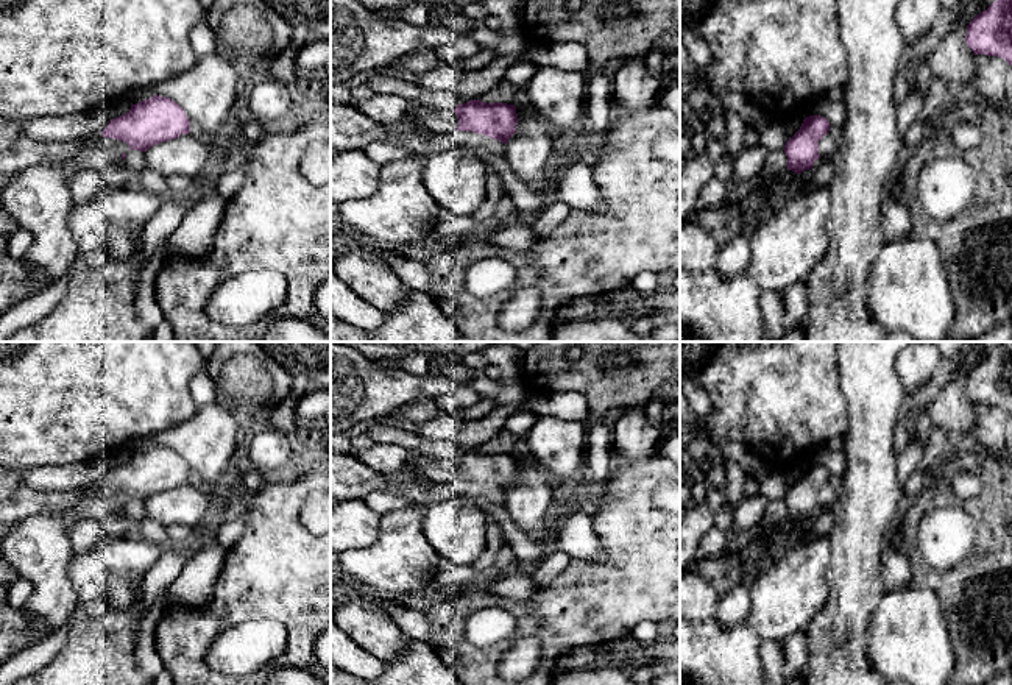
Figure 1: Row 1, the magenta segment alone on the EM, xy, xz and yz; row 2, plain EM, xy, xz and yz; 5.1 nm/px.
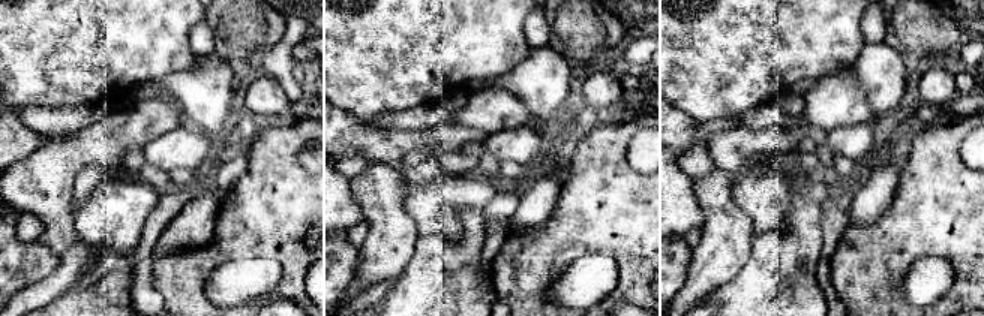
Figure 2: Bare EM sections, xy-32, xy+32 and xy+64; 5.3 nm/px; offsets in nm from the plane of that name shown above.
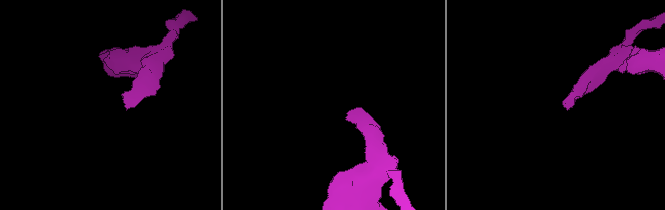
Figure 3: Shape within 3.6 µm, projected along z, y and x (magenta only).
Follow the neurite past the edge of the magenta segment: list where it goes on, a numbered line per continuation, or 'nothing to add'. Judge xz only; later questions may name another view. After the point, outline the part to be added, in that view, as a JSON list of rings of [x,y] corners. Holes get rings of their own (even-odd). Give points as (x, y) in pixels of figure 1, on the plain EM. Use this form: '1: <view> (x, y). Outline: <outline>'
1: xz (435, 470). Outline: [[[409,451],[404,465],[416,465],[419,473],[433,484],[449,484],[458,476],[454,459],[423,457],[416,451]]]

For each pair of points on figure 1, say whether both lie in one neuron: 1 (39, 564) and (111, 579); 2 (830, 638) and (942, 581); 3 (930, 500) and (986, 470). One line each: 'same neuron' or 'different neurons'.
1: different neurons
2: different neurons
3: same neuron

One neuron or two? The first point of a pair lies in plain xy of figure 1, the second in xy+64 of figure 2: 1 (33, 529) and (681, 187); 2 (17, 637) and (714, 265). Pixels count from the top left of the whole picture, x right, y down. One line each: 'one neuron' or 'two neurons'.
1: two neurons
2: two neurons

